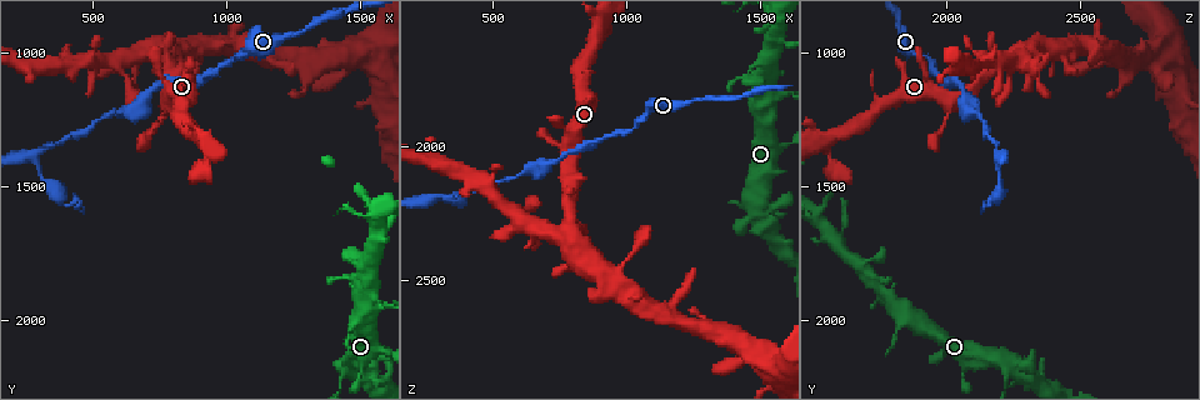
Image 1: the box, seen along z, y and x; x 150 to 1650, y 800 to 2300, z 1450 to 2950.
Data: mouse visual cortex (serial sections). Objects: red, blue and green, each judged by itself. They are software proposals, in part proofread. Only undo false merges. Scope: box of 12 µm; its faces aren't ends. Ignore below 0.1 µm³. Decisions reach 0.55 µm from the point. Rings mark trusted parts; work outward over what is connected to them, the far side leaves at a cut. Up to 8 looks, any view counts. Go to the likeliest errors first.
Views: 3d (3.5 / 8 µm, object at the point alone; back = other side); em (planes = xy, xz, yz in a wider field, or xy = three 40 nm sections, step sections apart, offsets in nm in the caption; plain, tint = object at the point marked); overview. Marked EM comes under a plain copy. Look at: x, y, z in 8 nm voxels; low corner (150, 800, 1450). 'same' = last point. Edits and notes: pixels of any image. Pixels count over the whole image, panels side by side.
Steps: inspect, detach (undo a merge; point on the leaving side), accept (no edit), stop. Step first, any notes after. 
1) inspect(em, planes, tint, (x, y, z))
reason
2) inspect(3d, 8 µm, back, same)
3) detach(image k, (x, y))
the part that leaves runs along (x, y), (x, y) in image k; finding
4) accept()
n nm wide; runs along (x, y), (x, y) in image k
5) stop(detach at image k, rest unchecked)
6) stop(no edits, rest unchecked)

inspect(3d, 3.5 µm, back, (290, 1390, 2200))
arms part here

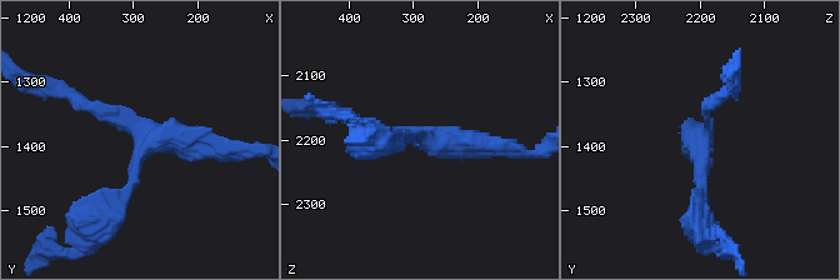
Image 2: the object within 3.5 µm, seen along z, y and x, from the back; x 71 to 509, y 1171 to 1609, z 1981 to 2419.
inspect(em, xy, step 5, tint, (285, 1390, 2195))
3 arms; arms of 150, 150, 250 nm

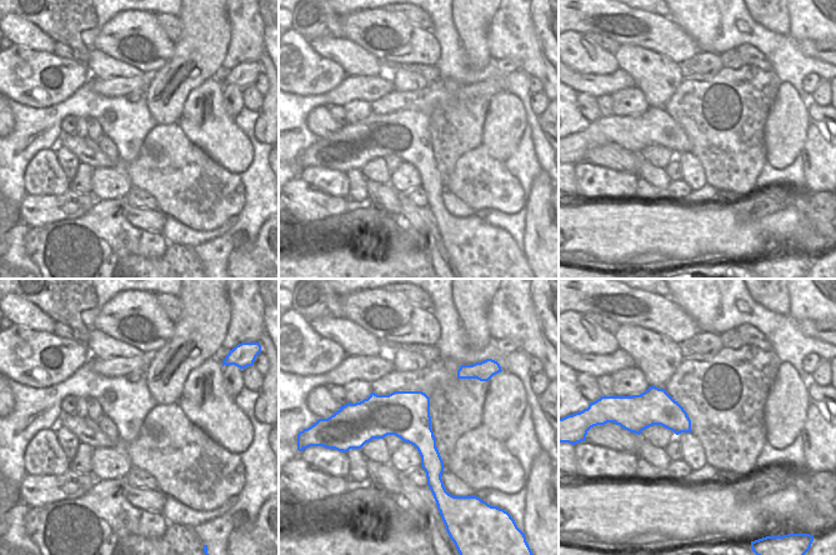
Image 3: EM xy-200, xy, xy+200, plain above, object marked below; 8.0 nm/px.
accept()
380 nm wide; runs along (78, 101), (146, 140), (111, 213) in image 2; continuous, no second cell

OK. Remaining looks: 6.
inspect(3d, 3.5 µm, (1480, 2150, 2230))
small branch off a trunk

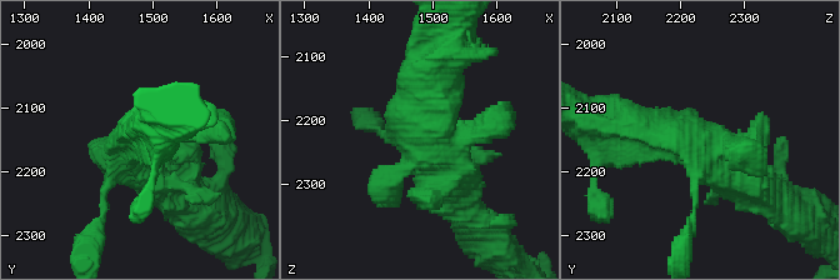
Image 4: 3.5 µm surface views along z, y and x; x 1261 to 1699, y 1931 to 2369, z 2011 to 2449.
inspect(em, xy, step 5, tint, (1480, 2145, 2225))
now the EM

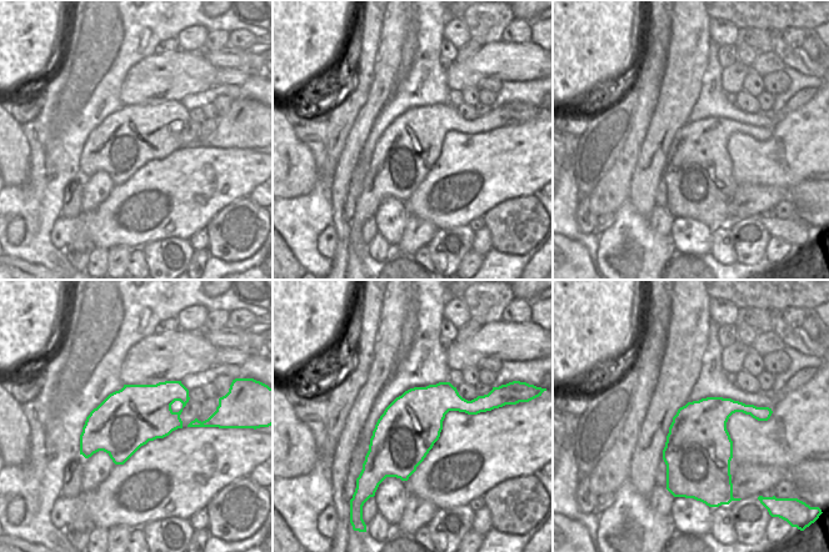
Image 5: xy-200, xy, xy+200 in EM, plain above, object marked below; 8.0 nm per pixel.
accept()
runs along (618, 130), (701, 138), (755, 184) in image 4; continuous, no second cell

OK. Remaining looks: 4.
inspect(3d, 3.5 µm, (910, 1340, 1570))
small branch off a trunk

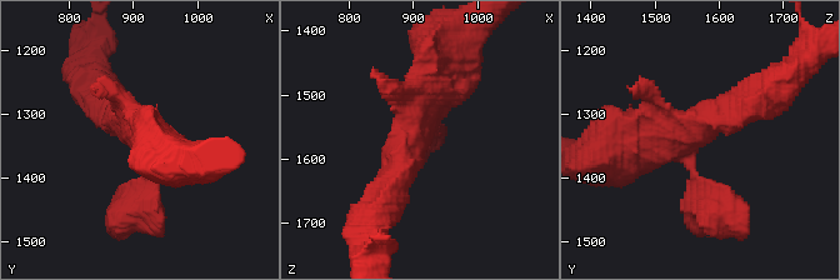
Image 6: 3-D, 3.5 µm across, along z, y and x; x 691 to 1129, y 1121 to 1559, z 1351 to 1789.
inspect(em, xy, step 3, tint, (900, 1330, 1565))
4 arms; arms of 150, 250, 400, 500 nm; need the tissue

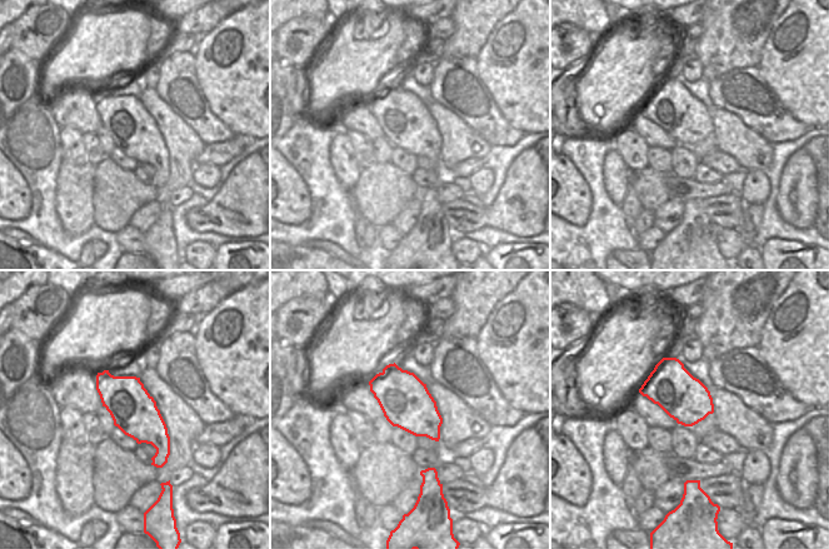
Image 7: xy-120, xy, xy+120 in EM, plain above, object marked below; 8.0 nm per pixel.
accept()
all the same cell

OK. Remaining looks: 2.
stop(no edits, rest unchecked)

